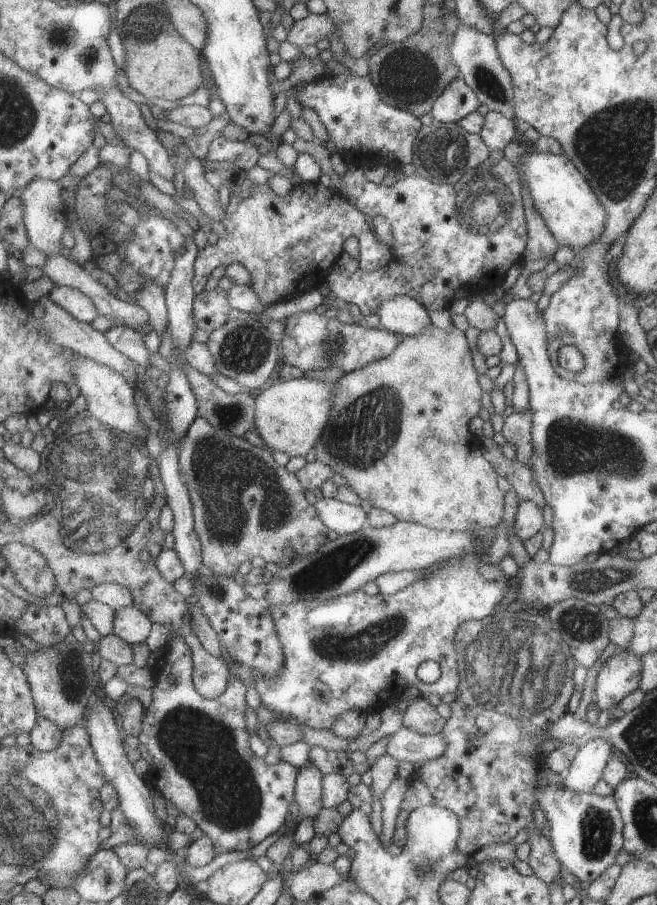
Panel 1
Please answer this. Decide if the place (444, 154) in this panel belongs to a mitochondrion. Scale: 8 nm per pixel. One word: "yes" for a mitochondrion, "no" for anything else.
yes

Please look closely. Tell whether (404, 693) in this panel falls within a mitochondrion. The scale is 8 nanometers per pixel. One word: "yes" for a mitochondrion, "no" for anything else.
no

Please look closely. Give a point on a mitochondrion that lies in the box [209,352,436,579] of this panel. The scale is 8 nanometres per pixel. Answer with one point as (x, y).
(362, 433)

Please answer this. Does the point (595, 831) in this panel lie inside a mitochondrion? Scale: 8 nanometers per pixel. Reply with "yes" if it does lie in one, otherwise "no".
yes

